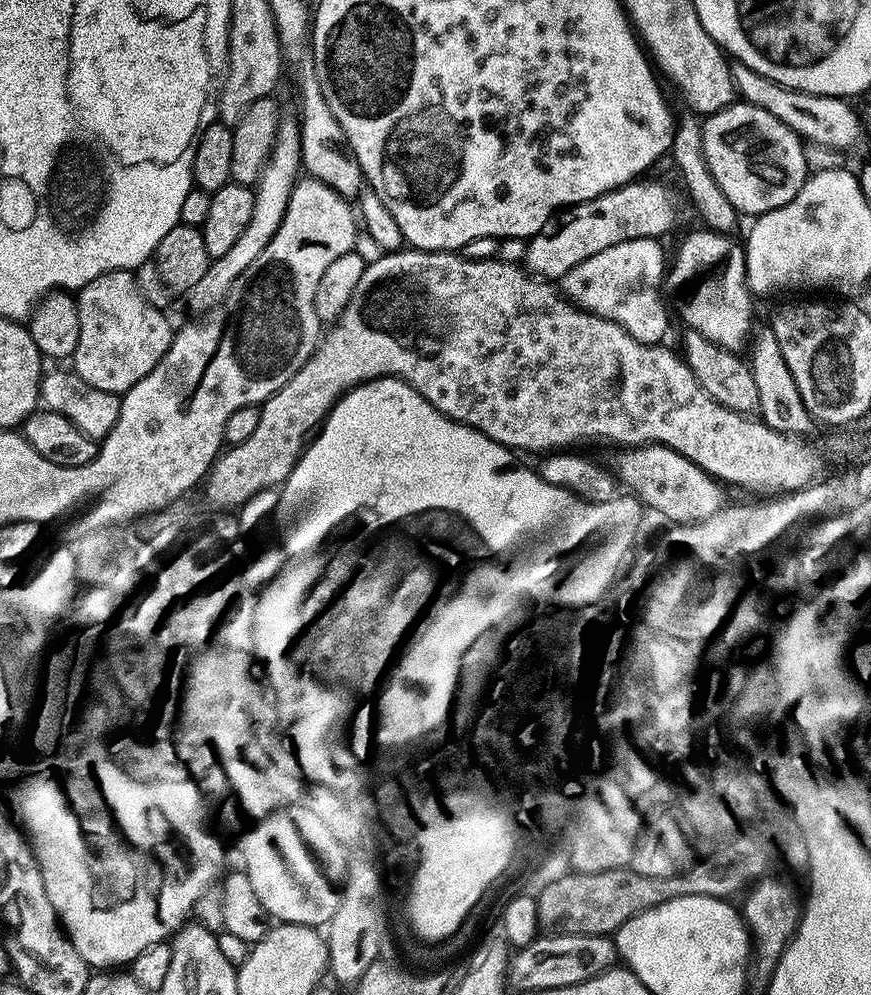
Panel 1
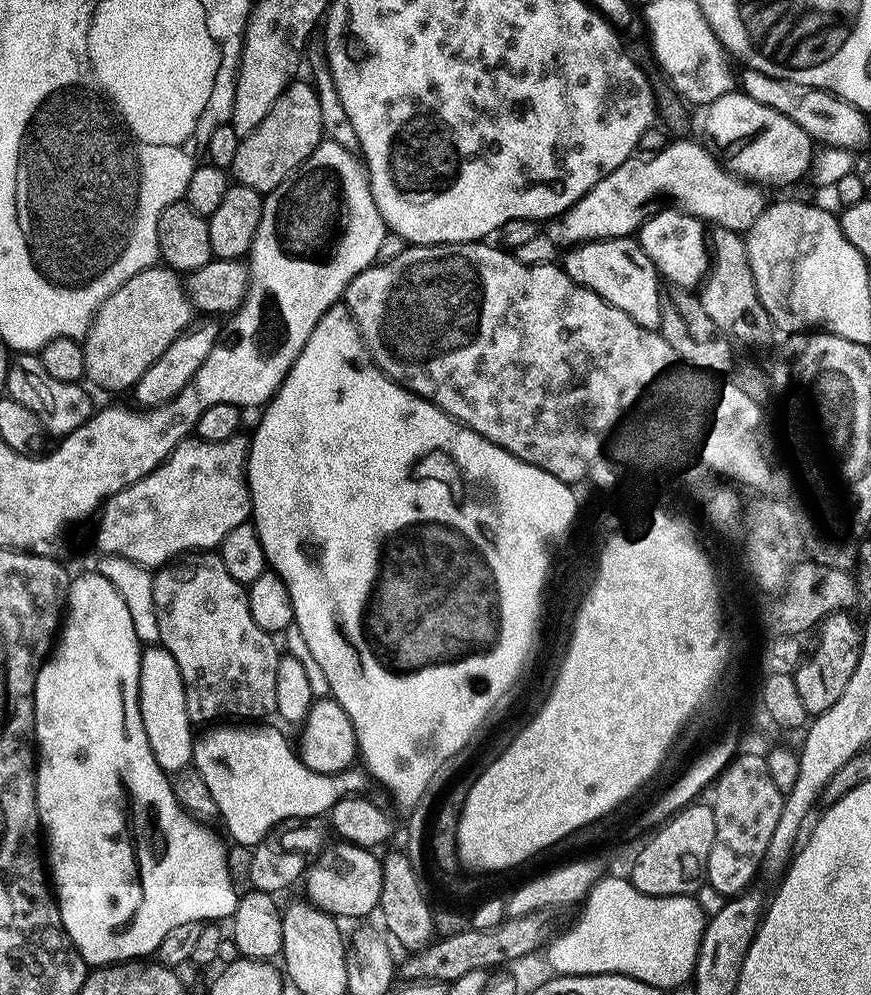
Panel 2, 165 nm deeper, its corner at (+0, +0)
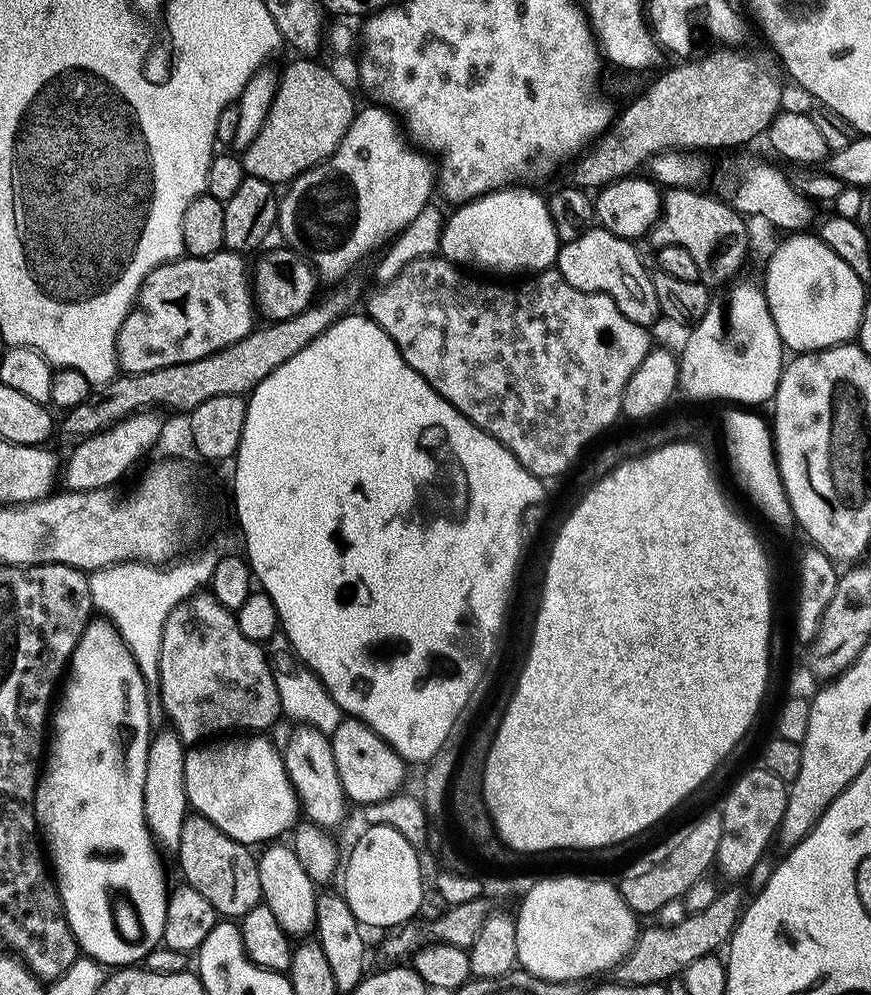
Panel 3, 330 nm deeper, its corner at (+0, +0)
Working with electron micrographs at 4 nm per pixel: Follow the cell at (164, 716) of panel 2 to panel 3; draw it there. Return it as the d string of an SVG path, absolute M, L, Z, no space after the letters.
M175 731L155 733L148 745L146 782L144 783L144 817L152 839L161 849L176 850L183 822L190 805L184 780L185 745Z

